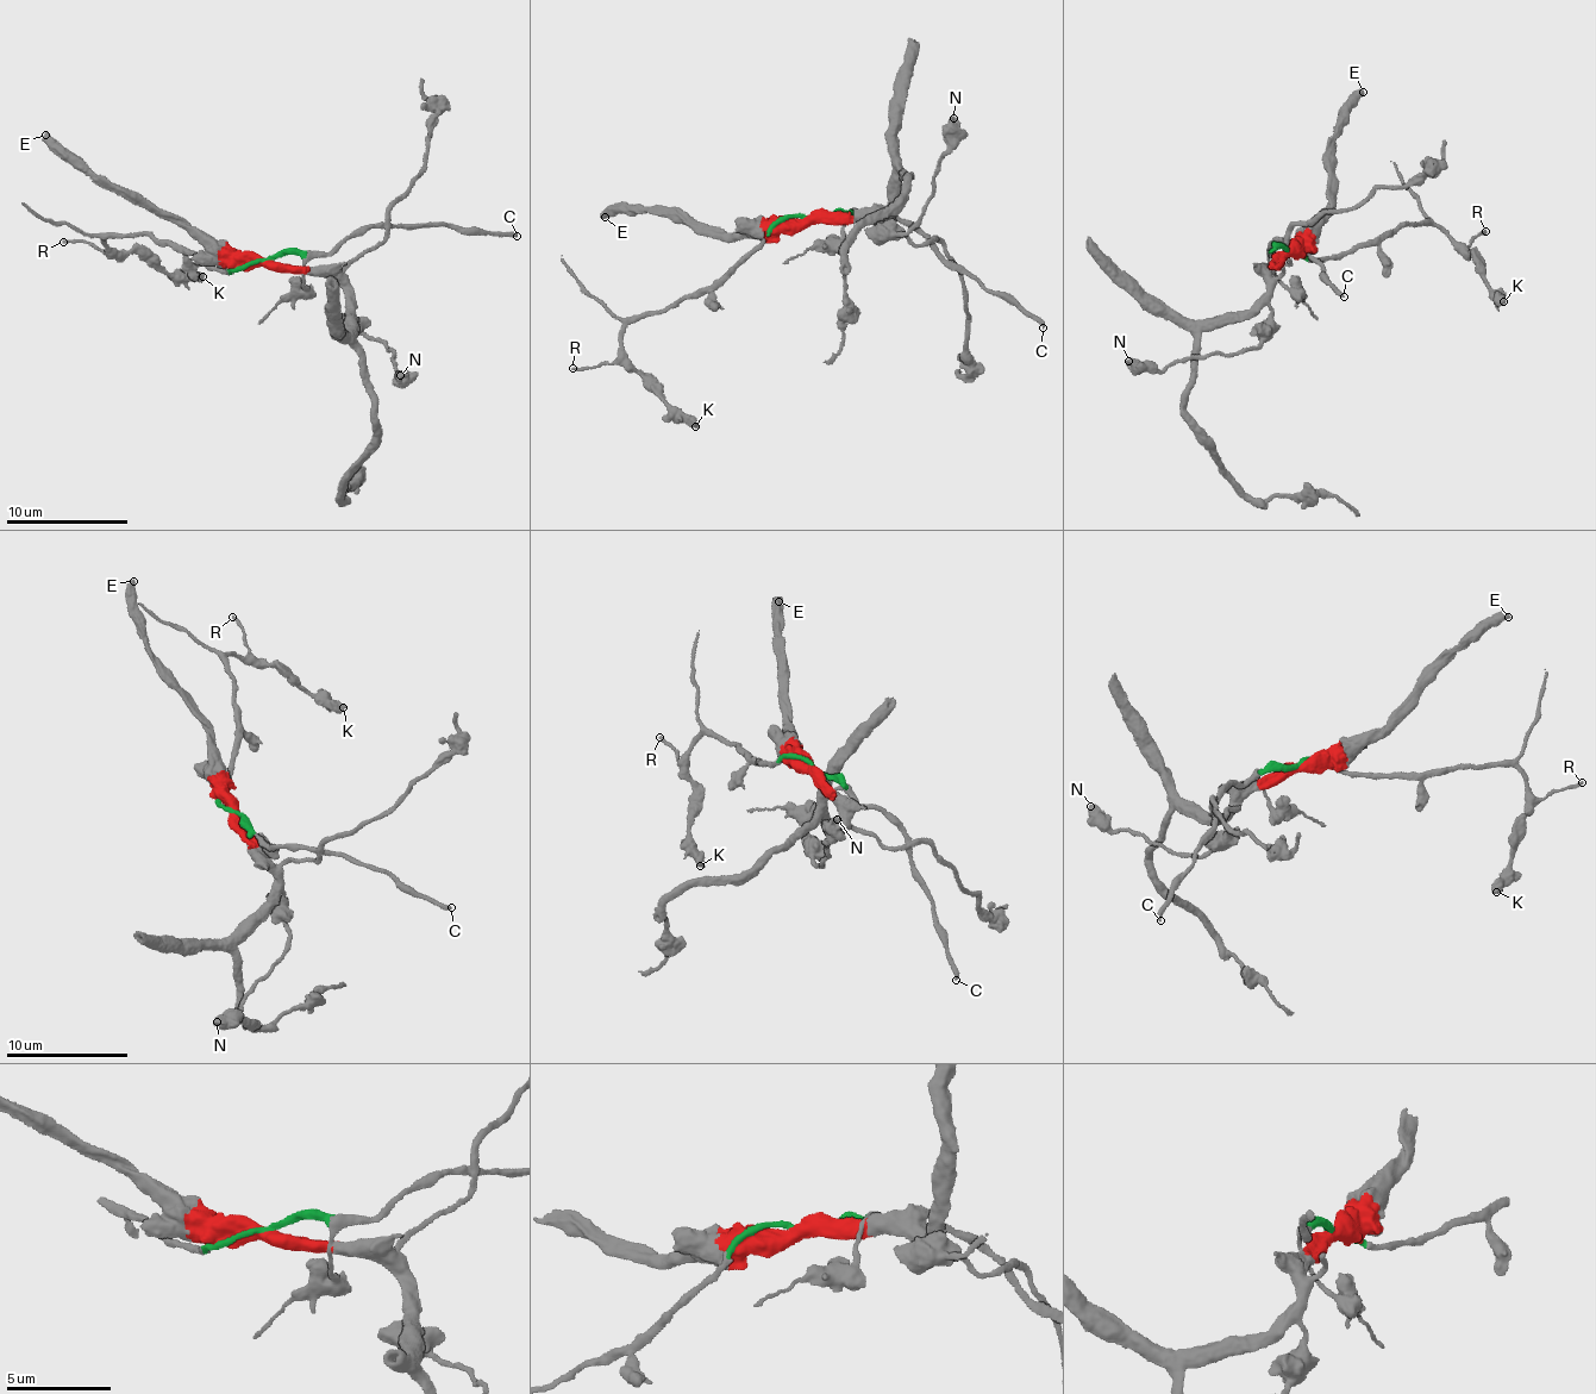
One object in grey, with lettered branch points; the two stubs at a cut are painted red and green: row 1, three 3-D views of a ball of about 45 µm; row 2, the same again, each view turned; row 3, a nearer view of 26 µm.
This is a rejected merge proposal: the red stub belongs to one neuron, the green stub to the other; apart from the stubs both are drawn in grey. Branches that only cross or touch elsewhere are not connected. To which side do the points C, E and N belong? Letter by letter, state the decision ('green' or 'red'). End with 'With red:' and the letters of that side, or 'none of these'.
C: green
E: red
N: red
With red: E, N

